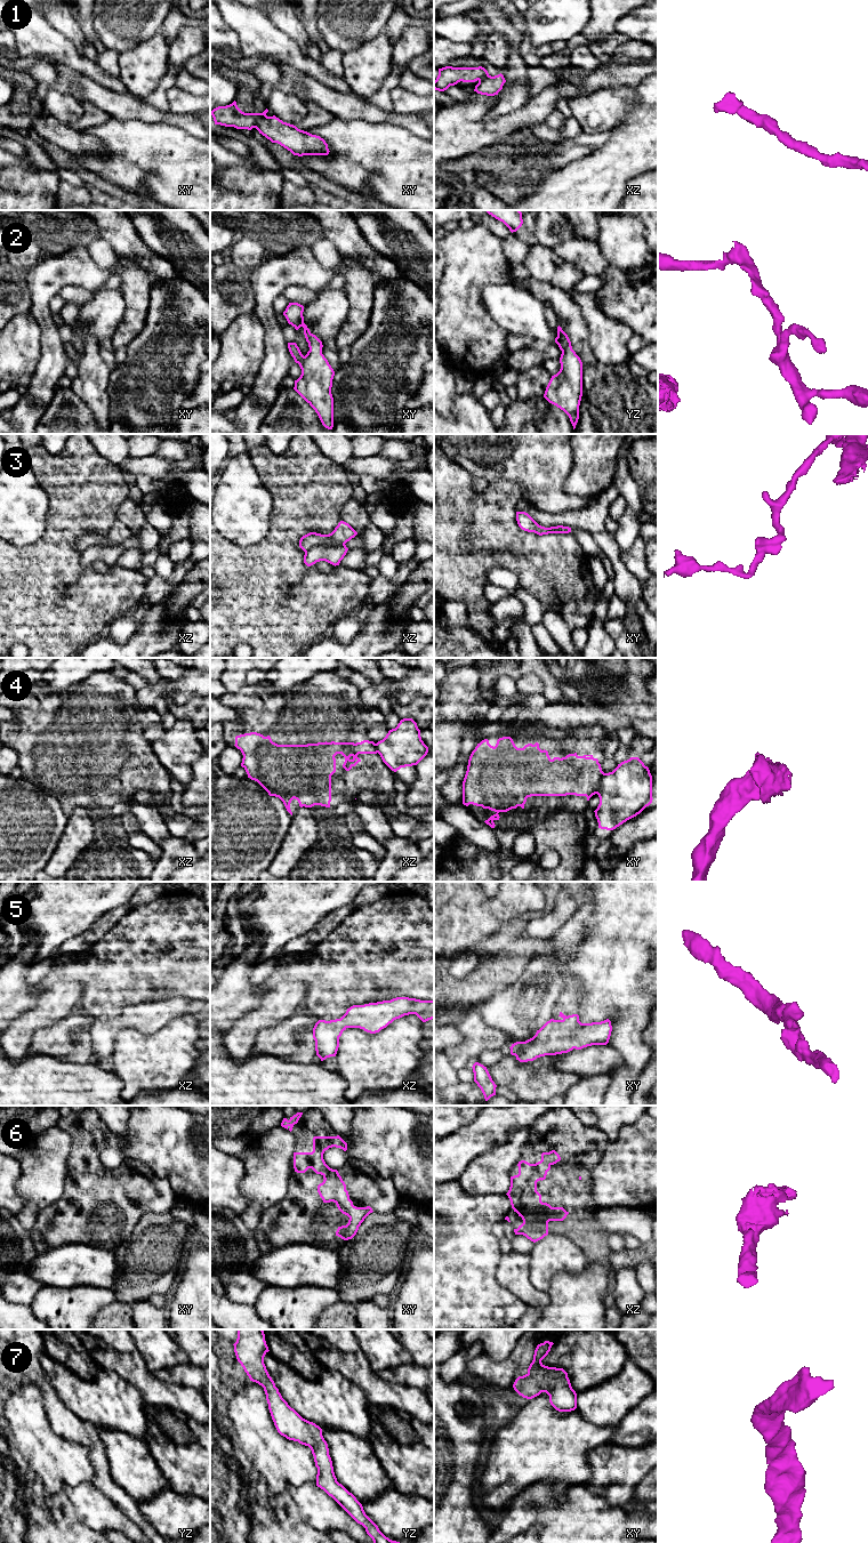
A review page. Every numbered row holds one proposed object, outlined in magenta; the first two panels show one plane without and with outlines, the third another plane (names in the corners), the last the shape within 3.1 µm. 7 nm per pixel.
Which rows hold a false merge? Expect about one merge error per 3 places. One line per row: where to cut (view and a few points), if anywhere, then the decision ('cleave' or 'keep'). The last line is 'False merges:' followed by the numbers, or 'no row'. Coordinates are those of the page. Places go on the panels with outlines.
1: cut in xy along (265, 114), (257, 121), (255, 127); cleave
2: no cut; keep
3: cut in xz along (344, 544), (313, 546), (305, 552); cleave
4: cut in xy along (604, 773), (596, 793); cleave
5: no cut; keep
6: no cut; keep
7: no cut; keep
False merges: 1, 3, 4

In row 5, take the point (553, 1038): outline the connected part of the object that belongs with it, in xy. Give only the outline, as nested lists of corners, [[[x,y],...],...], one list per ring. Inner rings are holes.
[[[560,1012],[561,1020],[550,1019],[547,1021],[536,1035],[525,1040],[512,1044],[511,1054],[516,1056],[520,1062],[533,1061],[537,1058],[545,1055],[556,1055],[568,1053],[576,1050],[581,1050],[592,1045],[606,1045],[609,1043],[612,1026],[609,1019],[601,1022],[581,1023],[578,1014],[564,1015]]]

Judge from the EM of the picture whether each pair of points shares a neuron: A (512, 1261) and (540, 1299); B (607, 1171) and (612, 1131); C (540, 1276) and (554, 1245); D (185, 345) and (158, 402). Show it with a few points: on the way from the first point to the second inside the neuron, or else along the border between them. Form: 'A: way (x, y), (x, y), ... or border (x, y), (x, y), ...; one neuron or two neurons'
A: way (513, 1271), (513, 1275), (530, 1292); one neuron
B: border (631, 1123), (627, 1123), (610, 1142); two neurons
C: way (543, 1268), (553, 1253); one neuron
D: way (171, 359), (158, 374), (158, 388); one neuron

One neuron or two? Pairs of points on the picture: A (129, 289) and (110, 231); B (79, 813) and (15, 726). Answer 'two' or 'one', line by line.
A: two
B: two

